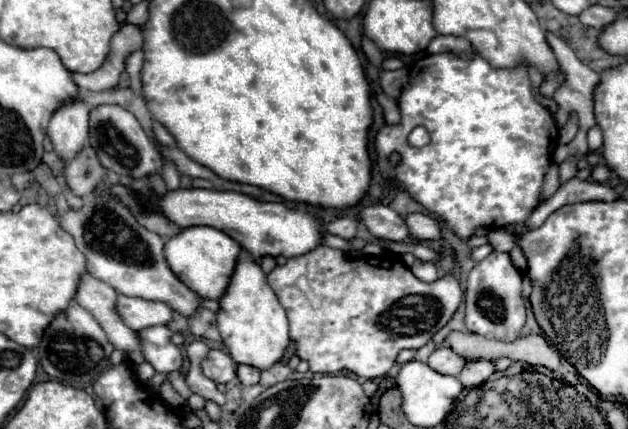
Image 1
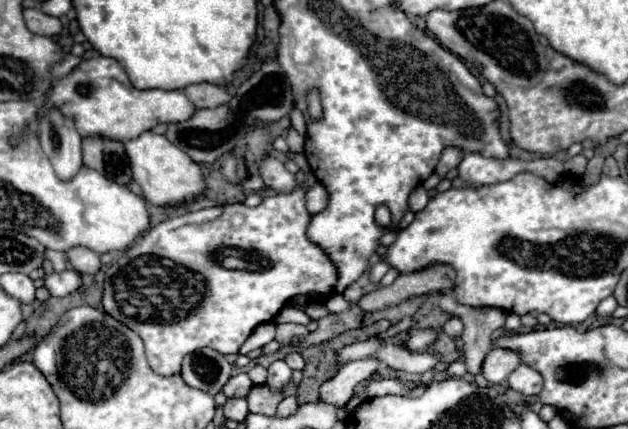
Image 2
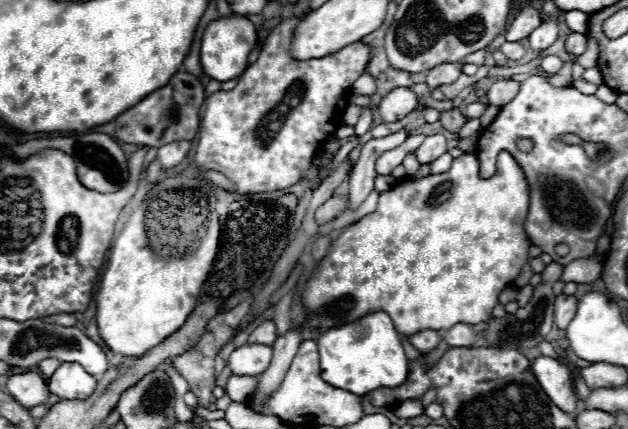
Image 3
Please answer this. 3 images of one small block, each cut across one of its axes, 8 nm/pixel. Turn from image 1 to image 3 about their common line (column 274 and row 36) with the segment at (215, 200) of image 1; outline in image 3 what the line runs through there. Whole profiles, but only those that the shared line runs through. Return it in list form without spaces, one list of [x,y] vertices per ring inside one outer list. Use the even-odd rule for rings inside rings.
[[[232,16],[210,22],[204,30],[202,48],[200,48],[200,62],[204,74],[218,82],[228,82],[232,78],[238,78],[248,68],[248,54],[254,48],[254,44],[256,44],[256,26],[248,18]]]

